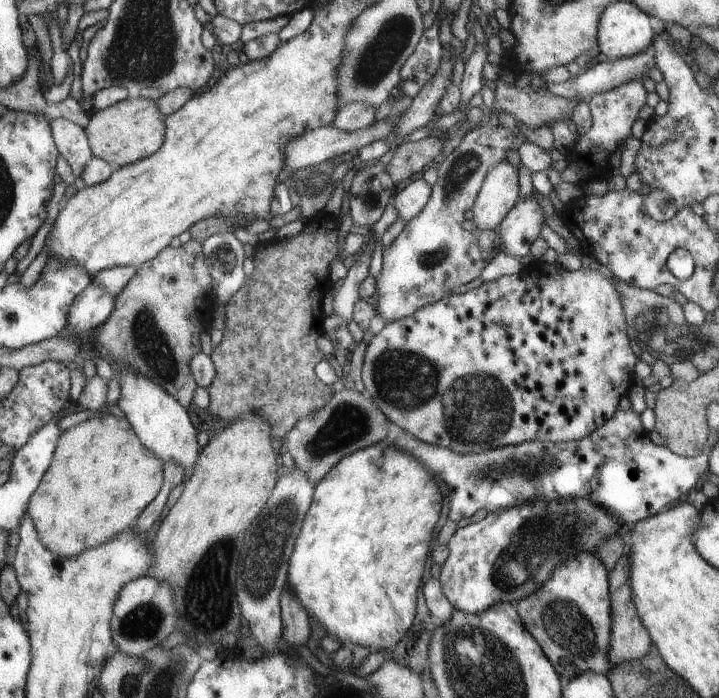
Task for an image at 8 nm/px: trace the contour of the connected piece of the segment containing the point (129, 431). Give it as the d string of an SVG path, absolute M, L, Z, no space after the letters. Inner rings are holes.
M105 411L103 416L94 415L93 418L88 418L76 426L71 426L64 430L63 433L59 434L59 438L57 438L57 446L55 450L53 450L48 470L44 472L43 479L29 499L27 514L36 527L36 532L41 544L44 544L45 548L56 553L59 557L73 557L75 554L79 554L81 550L91 548L91 546L97 544L103 544L103 542L107 542L111 536L115 536L117 532L123 532L123 530L130 528L135 522L135 518L156 498L157 492L160 491L161 483L164 482L163 464L164 463L161 462L157 456L153 456L153 452L150 452L141 444L140 438L125 417L117 418Z

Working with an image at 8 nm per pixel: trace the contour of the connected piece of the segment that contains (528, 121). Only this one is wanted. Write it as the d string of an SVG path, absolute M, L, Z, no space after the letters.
M497 83L492 91L493 106L509 116L513 116L530 129L547 126L553 128L557 120L569 121L573 110L579 104L577 100L565 100L547 91L531 92L520 86Z

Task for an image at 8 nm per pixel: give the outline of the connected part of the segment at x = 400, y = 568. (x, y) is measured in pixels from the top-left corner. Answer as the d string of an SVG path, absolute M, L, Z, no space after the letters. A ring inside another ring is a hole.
M378 441L365 448L357 449L351 454L344 456L314 485L309 504L305 516L302 520L299 534L294 542L291 556L289 556L287 567L287 582L289 582L289 592L295 594L297 602L303 606L306 616L313 618L313 622L321 624L321 628L326 631L326 635L330 635L343 643L343 650L351 647L353 644L359 644L363 648L375 648L377 651L389 651L391 646L401 640L401 636L407 632L407 628L413 622L413 614L415 614L415 594L419 588L419 580L421 580L421 570L423 570L423 560L425 554L429 550L429 540L433 534L433 526L439 518L439 490L433 484L431 478L433 472L429 472L423 464L419 464L411 454L401 452L401 448L395 448L393 444Z

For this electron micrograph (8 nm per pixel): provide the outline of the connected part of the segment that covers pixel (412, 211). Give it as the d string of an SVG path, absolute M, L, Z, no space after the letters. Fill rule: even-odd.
M417 178L402 190L393 193L393 208L395 208L396 217L407 222L421 212L427 199L431 195L431 187L421 178Z

